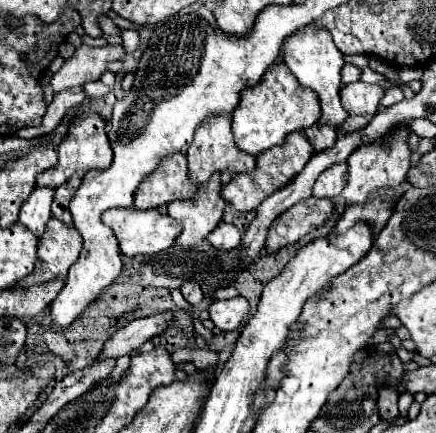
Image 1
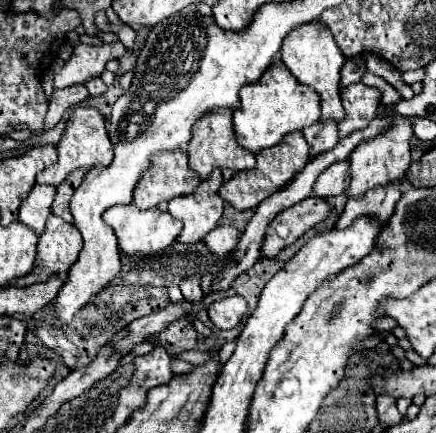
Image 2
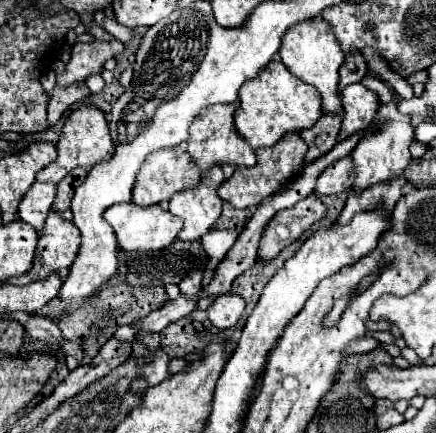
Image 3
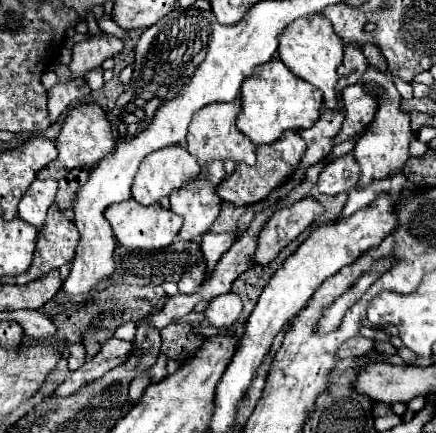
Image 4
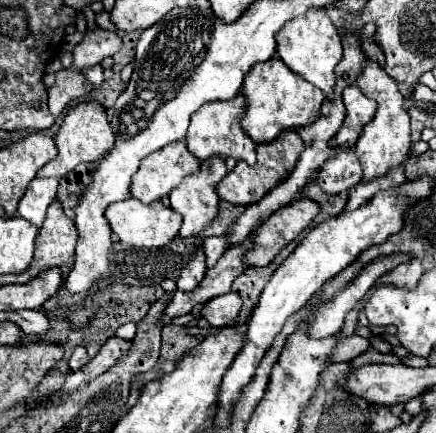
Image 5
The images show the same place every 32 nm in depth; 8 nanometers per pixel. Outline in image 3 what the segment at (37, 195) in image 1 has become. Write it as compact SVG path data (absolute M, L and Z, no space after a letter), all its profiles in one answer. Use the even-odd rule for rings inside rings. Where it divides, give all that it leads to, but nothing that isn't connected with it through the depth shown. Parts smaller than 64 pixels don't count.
M36 180L32 188L26 192L26 196L20 200L20 206L18 206L20 220L34 226L36 232L42 232L44 220L52 208L54 196L56 196L56 184Z

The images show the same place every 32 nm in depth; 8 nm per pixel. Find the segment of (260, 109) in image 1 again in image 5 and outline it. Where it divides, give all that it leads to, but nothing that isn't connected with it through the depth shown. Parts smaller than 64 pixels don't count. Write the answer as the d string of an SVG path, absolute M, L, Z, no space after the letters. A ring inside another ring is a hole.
M274 56L272 60L268 60L264 64L256 64L256 68L252 68L252 72L248 72L242 90L248 98L248 108L242 118L242 128L244 128L244 132L248 132L248 136L256 144L270 142L288 128L310 126L312 122L318 120L320 106L326 98L322 90L312 86L300 74L292 72L278 56Z

